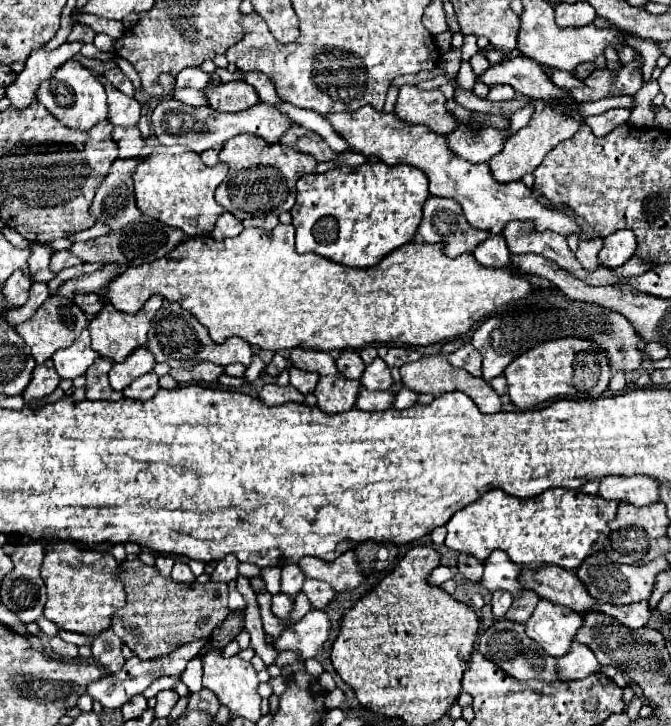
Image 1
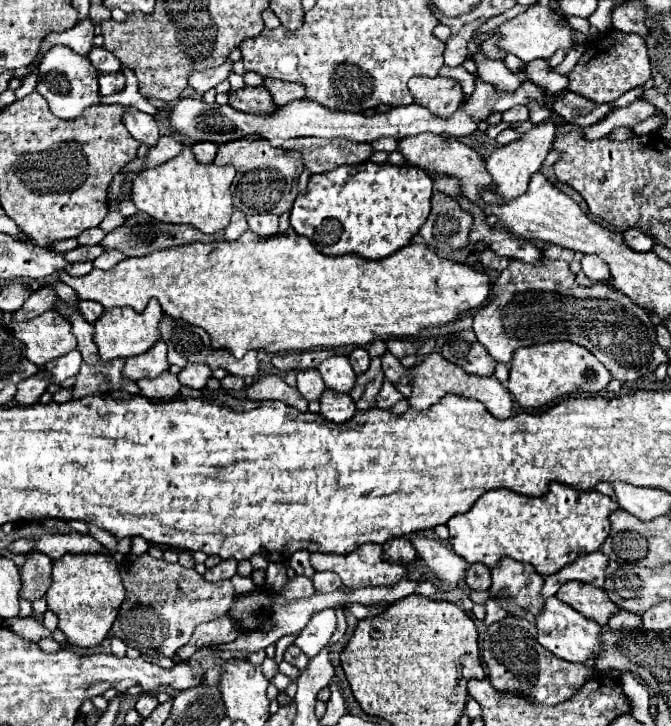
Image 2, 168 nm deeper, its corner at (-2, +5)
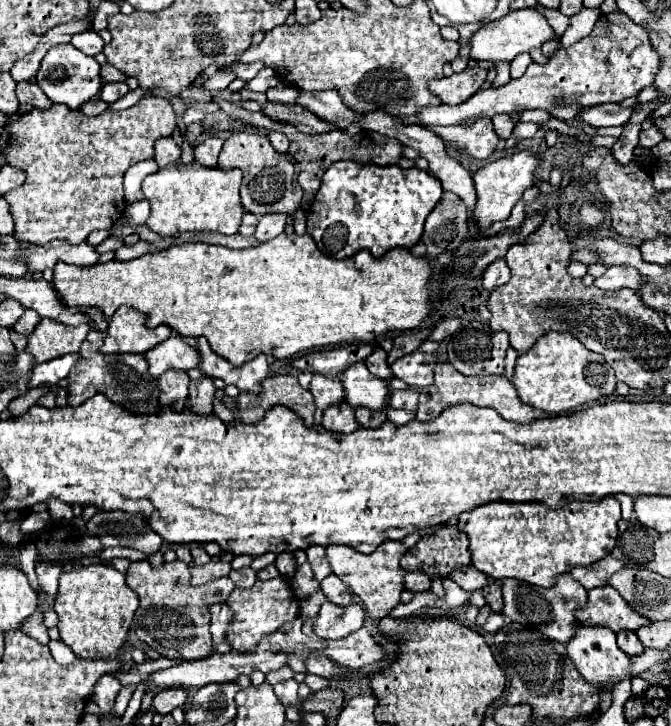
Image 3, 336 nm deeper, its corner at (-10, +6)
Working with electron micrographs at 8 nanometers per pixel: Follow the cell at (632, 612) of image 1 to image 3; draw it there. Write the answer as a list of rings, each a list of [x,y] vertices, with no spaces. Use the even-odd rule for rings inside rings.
[[[624,629],[624,631],[618,631],[616,635],[618,635],[618,647],[620,647],[622,651],[626,651],[630,657],[632,657],[632,655],[640,655],[640,653],[644,651],[644,645],[640,643],[636,631]]]

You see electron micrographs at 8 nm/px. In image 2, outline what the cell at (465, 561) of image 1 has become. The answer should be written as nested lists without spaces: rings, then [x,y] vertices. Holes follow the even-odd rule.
[[[472,564],[466,574],[466,584],[472,590],[488,590],[490,588],[490,570],[484,564]]]

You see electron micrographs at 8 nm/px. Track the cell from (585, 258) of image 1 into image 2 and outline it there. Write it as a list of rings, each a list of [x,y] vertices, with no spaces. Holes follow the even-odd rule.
[[[584,256],[582,270],[590,280],[596,280],[596,282],[610,282],[612,280],[612,274],[608,272],[608,264],[604,264],[598,256]]]

